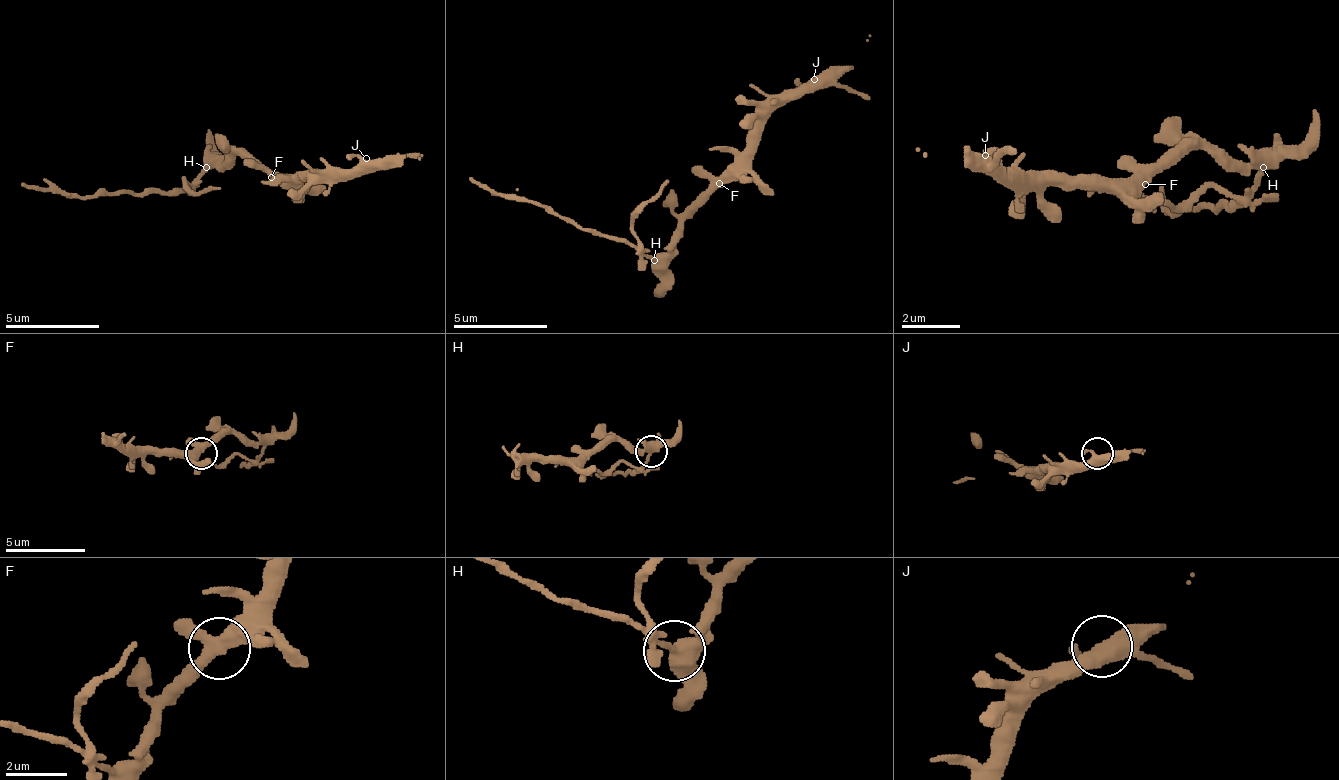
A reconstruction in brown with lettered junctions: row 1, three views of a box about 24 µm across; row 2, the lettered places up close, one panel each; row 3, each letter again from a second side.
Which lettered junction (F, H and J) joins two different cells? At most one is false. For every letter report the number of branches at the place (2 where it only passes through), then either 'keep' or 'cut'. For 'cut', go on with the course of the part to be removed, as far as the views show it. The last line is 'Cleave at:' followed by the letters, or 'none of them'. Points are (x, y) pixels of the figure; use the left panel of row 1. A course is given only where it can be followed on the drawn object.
F: 3 branches meet; keep
H: 3 branches meet; cut; foreign part runs (205, 168), (172, 192), (68, 196), (20, 182)
J: 3 branches meet; keep
Cleave at: H

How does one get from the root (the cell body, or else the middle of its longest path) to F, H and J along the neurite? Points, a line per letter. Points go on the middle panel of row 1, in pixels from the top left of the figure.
F: (686, 216), (719, 183)
H: (686, 216), (681, 231), (653, 259)
J: (686, 216), (743, 160), (748, 136), (776, 108), (790, 103), (814, 79)

